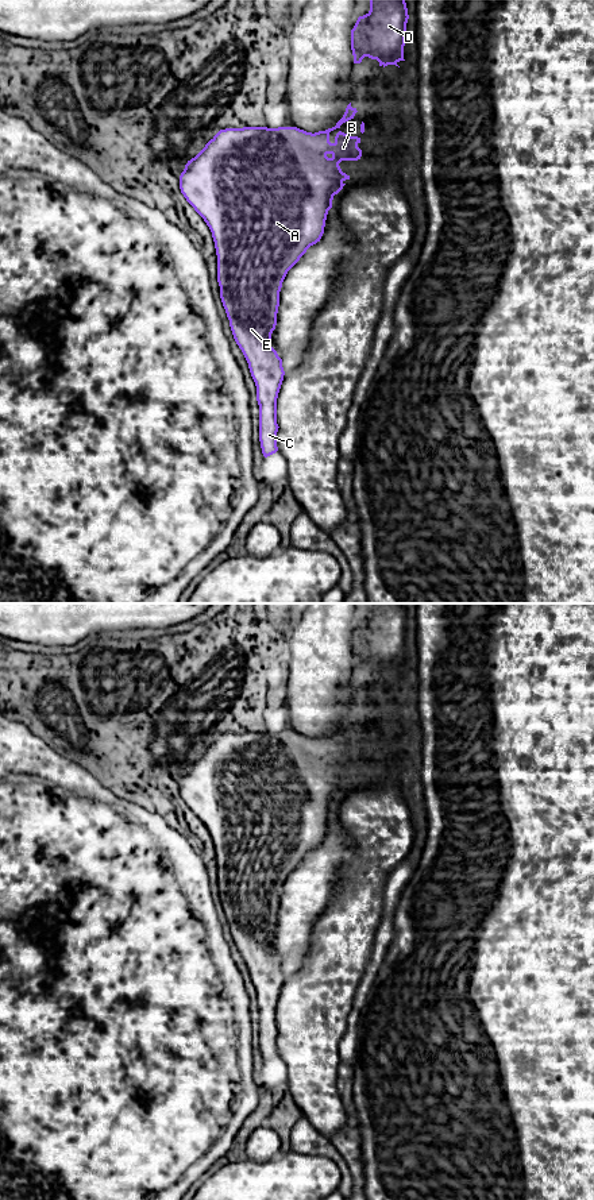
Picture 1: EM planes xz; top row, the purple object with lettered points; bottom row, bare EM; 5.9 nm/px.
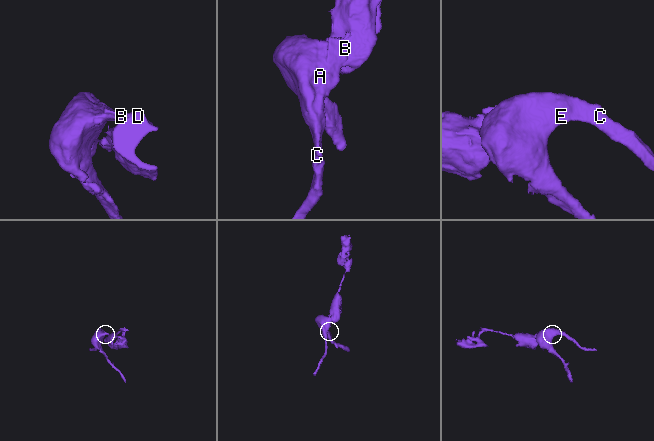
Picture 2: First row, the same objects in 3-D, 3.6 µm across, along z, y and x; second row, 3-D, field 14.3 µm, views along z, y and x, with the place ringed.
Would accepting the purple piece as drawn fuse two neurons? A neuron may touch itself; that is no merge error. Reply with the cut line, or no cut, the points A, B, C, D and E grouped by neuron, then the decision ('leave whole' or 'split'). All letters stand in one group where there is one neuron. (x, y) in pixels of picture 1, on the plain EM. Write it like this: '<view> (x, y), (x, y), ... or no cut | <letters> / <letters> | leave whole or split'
no cut | A B C D E | leave whole

